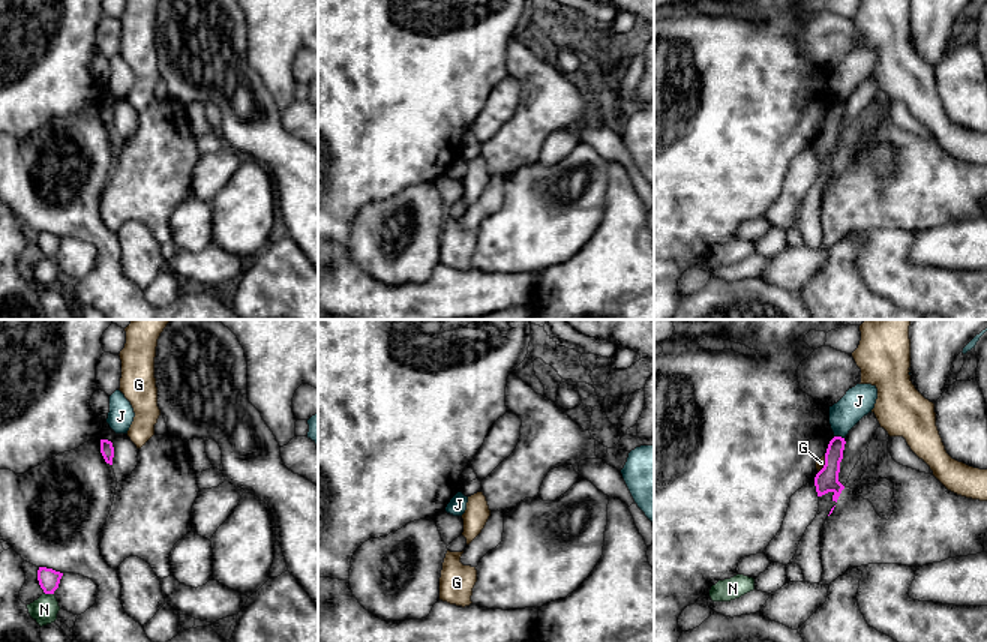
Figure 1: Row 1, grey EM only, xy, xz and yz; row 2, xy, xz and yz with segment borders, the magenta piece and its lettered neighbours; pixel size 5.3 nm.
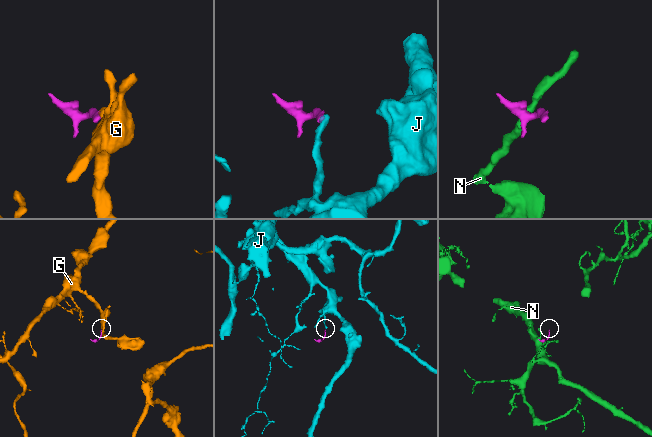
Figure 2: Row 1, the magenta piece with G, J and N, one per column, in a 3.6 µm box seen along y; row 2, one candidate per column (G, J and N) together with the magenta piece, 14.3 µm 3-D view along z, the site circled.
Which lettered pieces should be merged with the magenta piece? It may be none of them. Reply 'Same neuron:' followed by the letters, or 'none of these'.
Same neuron: none of these

